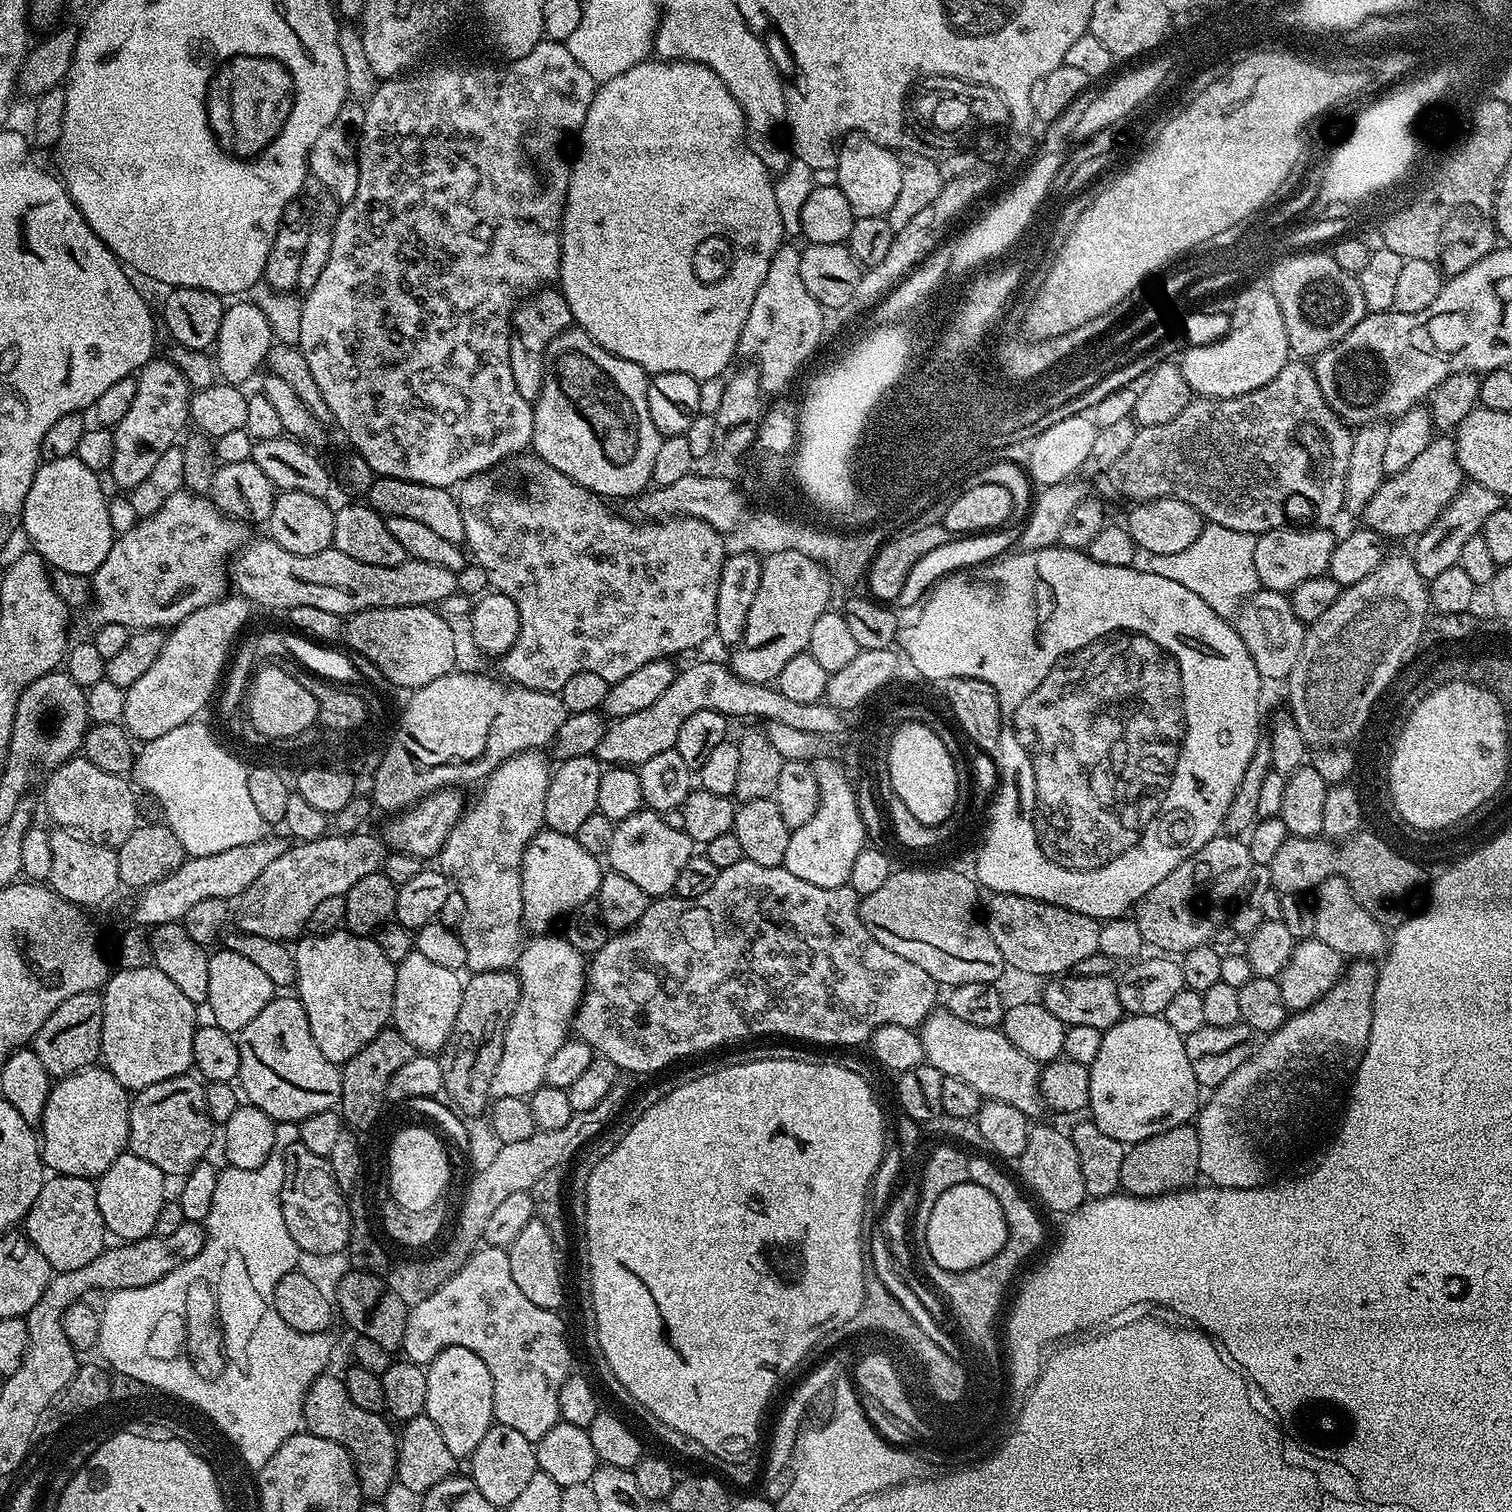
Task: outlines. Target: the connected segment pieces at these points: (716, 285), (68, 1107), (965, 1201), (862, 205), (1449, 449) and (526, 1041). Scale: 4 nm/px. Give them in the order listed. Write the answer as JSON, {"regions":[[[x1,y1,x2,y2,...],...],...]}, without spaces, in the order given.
{"regions":[[[646,58,640,64,630,66,626,74,618,74,618,78,610,78,597,87,580,127,579,140,576,157,570,160,568,193,560,223,558,281,558,291,570,306,575,327,581,328,595,344,602,346,602,350,642,366,642,370,649,374,677,372,690,374,698,381,724,376,729,371,728,363,737,359,742,326,746,326,746,318,750,318,750,306,754,306,754,294,758,294,758,286,762,286,762,278,766,278,770,258,774,258,786,240,782,214,778,214,778,198,774,198,773,173,752,152,744,111,738,106,734,94,730,94,722,78,706,66,689,60]],[[107,1067,83,1068,69,1076,59,1077,52,1085,52,1093,46,1102,44,1117,38,1125,38,1136,42,1141,42,1159,53,1173,61,1176,87,1176,98,1178,128,1148,129,1089,123,1088,108,1072]],[[969,1182,950,1186,950,1190,940,1195,930,1210,922,1236,922,1244,931,1256,931,1263,940,1271,968,1272,996,1260,1007,1240,1008,1223,998,1198,994,1198,986,1186]],[[863,131,851,133,839,141,835,172,835,187,846,194,846,202,850,202,853,217,887,217,890,206,894,206,894,201,898,199,898,189,902,187,902,166,899,155,893,149,878,143]],[[1440,434,1432,439,1430,446,1398,474,1385,478,1373,498,1362,512,1363,527,1372,528,1385,538,1409,536,1415,538,1425,532,1442,510,1460,493,1466,477,1456,457,1456,441,1451,435]],[[540,934,535,937,533,944,523,945,516,963,516,973,520,980,519,1001,509,1020,505,1031,504,1049,499,1059,497,1072,490,1082,490,1092,496,1100,507,1096,527,1098,545,1083,550,1066,550,1058,554,1050,558,1050,564,1041,569,1039,570,1025,573,1023,576,1009,583,1000,587,987,587,961,585,955,574,949,574,946,563,936]]]}

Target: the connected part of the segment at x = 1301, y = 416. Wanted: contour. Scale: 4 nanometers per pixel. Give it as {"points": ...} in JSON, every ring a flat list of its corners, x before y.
{"points":[[1289,362,1282,370,1278,370,1278,374,1274,378,1270,378,1270,382,1266,382,1266,386,1262,386,1258,390,1250,390,1250,394,1222,398,1221,400,1193,398,1182,410,1182,414,1178,414,1178,418,1174,418,1162,426,1140,428,1126,452,1114,462,1106,476,1107,479,1112,479,1113,486,1126,499,1132,500,1131,502,1181,500,1190,505,1195,512,1199,512,1207,523,1226,526,1226,530,1259,534,1285,527,1287,524,1301,528,1322,528,1331,525,1333,523,1331,520,1345,507,1344,491,1346,490,1353,433,1353,429,1345,424,1339,414,1326,402,1313,369,1304,362]]}

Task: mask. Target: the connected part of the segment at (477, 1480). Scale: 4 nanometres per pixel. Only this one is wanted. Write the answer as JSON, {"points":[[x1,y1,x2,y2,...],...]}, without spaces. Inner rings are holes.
{"points":[[493,1423,492,1428,486,1430,482,1442,478,1442,478,1446,471,1454,470,1463,472,1463,470,1479,474,1486,478,1486,482,1498,486,1498,486,1502,490,1502,498,1510,508,1509,510,1502,514,1502,514,1498,522,1494,524,1487,530,1483,530,1478,534,1478,538,1471,535,1443,522,1438,518,1430,510,1430,510,1426,497,1423]]}

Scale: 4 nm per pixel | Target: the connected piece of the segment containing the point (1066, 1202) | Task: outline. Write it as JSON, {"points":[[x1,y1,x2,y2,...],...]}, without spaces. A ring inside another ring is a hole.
{"points":[[1033,1127,1026,1138,1026,1150,1022,1150,1018,1167,1022,1184,1024,1179,1023,1187,1050,1211,1067,1214,1085,1203,1088,1191,1082,1182,1082,1166,1078,1166,1078,1150,1074,1150,1074,1142,1067,1131]]}

